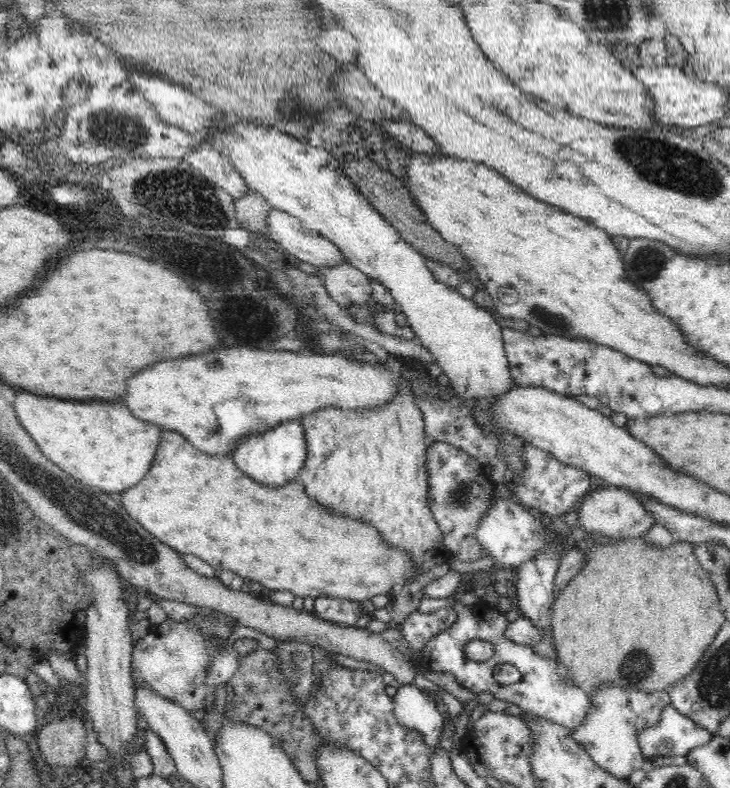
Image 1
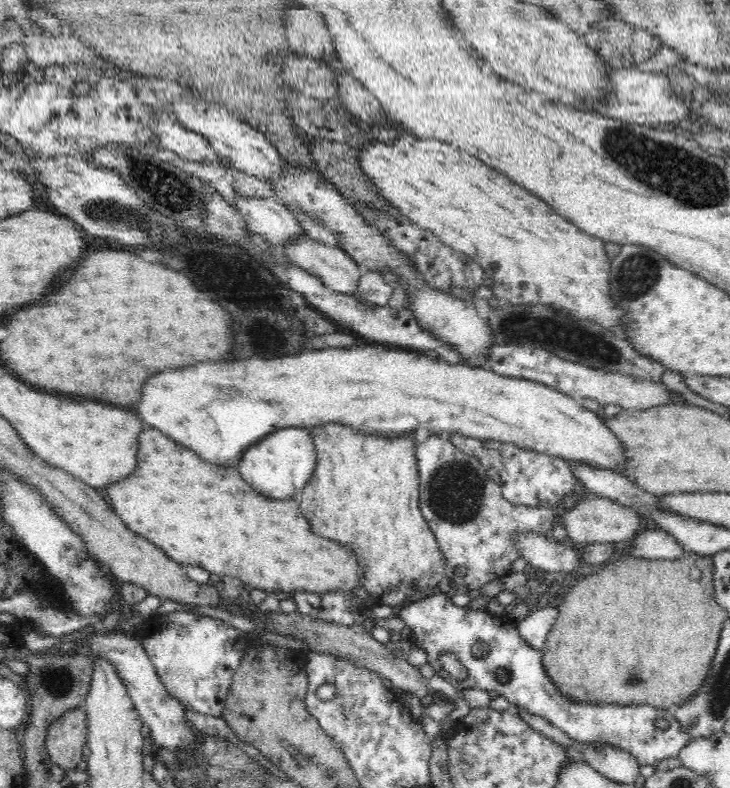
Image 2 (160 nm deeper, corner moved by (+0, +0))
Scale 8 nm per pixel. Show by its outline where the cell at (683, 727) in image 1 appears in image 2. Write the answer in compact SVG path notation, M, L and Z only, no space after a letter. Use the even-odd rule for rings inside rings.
M431 591L426 598L410 603L399 610L398 615L406 622L406 630L414 646L424 650L427 653L427 662L435 669L435 672L444 680L450 682L460 691L470 688L480 690L496 691L500 696L507 698L511 704L522 707L544 719L546 719L554 728L566 733L568 738L587 744L588 746L615 746L624 752L629 752L640 766L654 766L666 758L677 758L680 751L692 740L691 736L684 732L678 719L673 715L672 709L654 708L648 704L584 704L567 698L556 688L556 685L547 675L543 665L543 651L536 650L521 638L518 632L516 621L510 618L508 614L498 616L491 614L488 610L473 610L470 605L464 607L455 606L450 599L450 594L439 591ZM485 643L489 646L487 655L477 657L472 652L472 646ZM452 652L454 656L464 665L468 676L464 680L457 680L452 677L440 665L440 653ZM496 670L507 670L509 676L506 682L498 682Z

